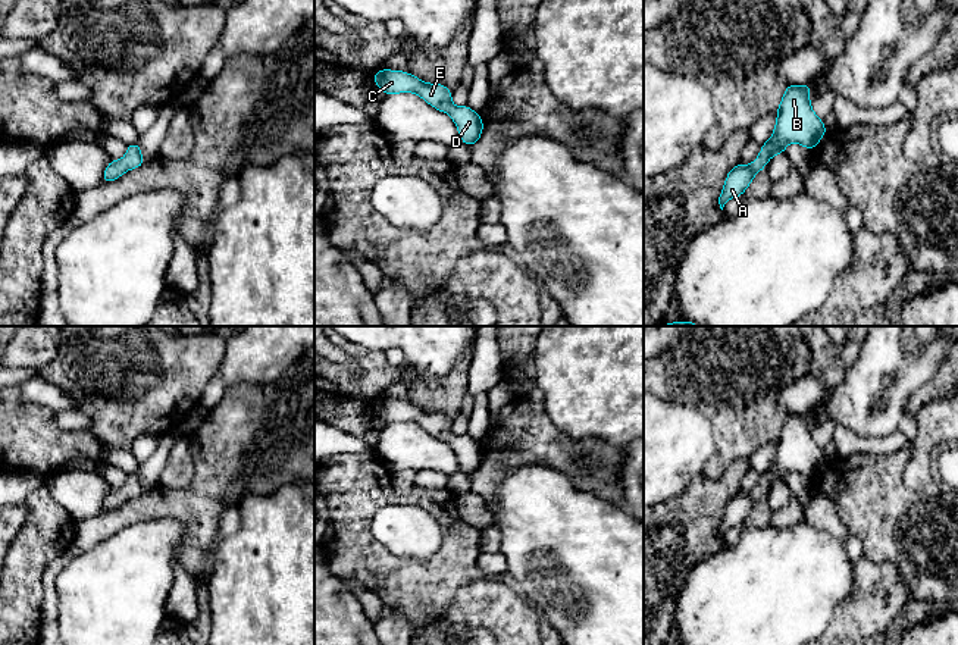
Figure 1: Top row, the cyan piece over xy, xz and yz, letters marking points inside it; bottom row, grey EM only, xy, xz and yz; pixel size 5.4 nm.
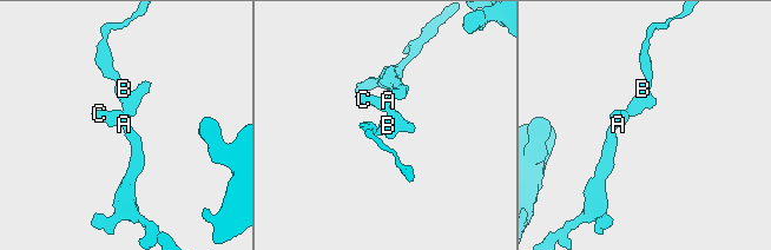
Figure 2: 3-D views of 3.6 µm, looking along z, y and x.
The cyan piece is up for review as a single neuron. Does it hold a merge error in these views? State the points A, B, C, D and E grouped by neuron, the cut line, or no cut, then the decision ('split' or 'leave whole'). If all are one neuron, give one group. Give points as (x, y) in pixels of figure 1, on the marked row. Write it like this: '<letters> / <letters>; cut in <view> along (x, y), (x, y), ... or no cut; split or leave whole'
A B C D E; no cut; leave whole

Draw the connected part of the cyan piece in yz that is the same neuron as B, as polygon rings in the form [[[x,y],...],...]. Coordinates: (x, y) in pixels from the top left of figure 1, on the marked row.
[[[810,84],[786,85],[782,101],[777,107],[776,126],[768,141],[763,143],[757,159],[745,165],[733,166],[724,181],[718,197],[720,209],[730,198],[741,197],[754,176],[764,170],[768,160],[780,153],[786,153],[789,143],[796,143],[808,150],[813,150],[827,132],[823,120],[814,113],[810,101]]]

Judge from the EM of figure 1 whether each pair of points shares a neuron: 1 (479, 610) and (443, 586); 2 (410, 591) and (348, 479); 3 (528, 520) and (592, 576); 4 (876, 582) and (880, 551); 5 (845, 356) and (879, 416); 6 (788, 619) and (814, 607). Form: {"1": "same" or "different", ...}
{"1": "different", "2": "same", "3": "same", "4": "different", "5": "different", "6": "same"}

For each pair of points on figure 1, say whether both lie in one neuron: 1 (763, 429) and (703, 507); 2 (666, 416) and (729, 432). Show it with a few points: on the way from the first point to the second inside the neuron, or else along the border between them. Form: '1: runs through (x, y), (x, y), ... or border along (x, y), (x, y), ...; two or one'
1: border along (747, 457), (736, 459), (719, 476), (710, 478); two
2: border along (689, 403), (711, 426), (716, 451), (707, 462); two

